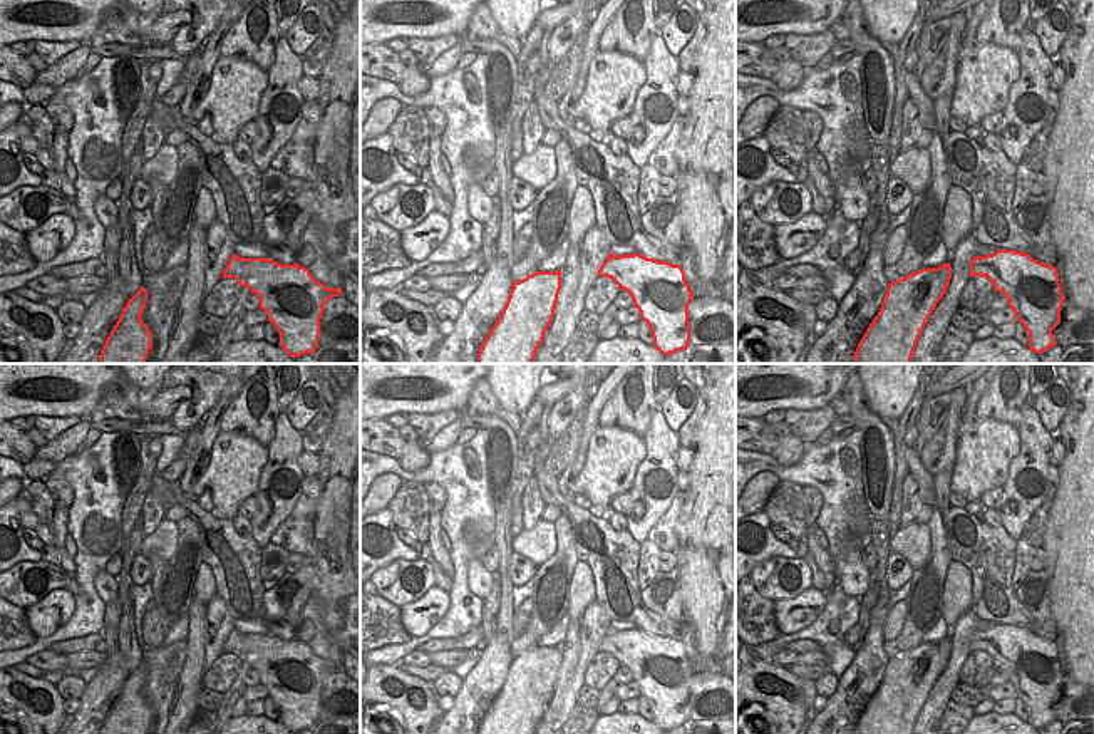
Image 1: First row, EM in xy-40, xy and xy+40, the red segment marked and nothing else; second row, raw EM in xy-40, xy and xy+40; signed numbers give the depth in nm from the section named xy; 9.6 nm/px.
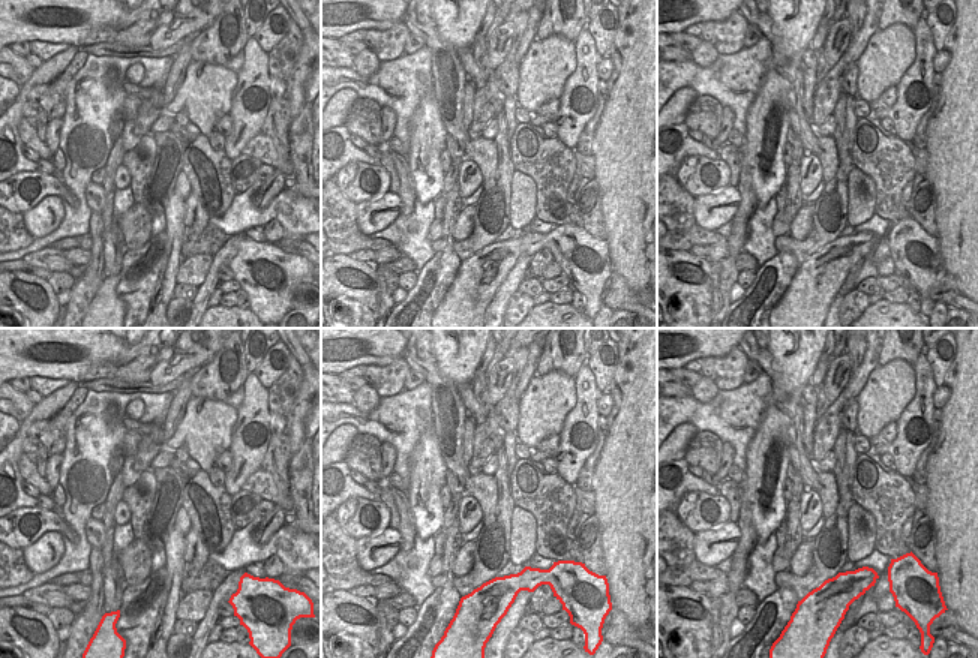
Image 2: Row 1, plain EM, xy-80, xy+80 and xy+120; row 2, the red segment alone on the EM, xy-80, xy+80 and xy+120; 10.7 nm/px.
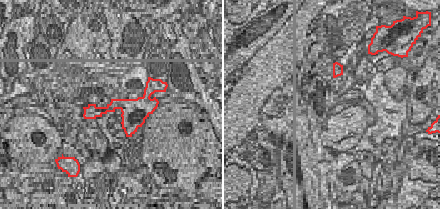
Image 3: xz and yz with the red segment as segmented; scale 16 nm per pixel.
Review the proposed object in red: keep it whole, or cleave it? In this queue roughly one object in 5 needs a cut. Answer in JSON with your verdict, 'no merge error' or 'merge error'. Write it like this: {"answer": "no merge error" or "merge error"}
{"answer": "no merge error"}

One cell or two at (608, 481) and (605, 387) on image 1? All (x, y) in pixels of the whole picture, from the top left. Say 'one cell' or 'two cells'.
two cells

